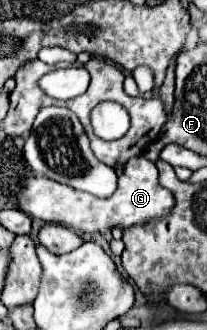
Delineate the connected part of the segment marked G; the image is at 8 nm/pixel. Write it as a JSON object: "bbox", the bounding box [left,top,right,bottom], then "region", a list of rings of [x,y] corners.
{"bbox":[18,156,174,234],"region":[[[136,156],[126,162],[122,176],[118,176],[118,188],[110,198],[96,198],[68,184],[60,184],[44,176],[32,176],[32,178],[26,178],[24,188],[18,194],[18,204],[20,204],[20,210],[32,218],[40,218],[52,224],[62,224],[76,232],[102,234],[112,228],[126,230],[136,224],[148,224],[150,220],[168,216],[174,208],[174,194],[168,188],[160,186],[158,170],[154,162],[146,160],[144,156]]]}

